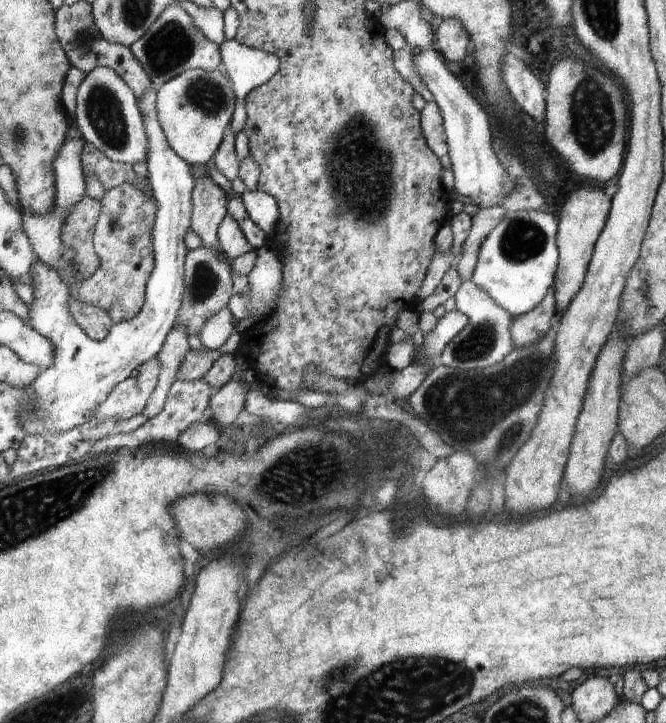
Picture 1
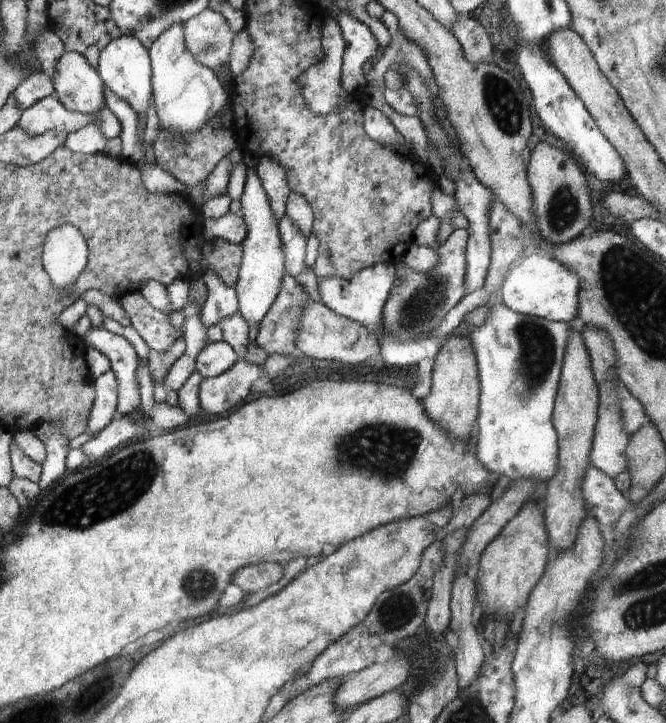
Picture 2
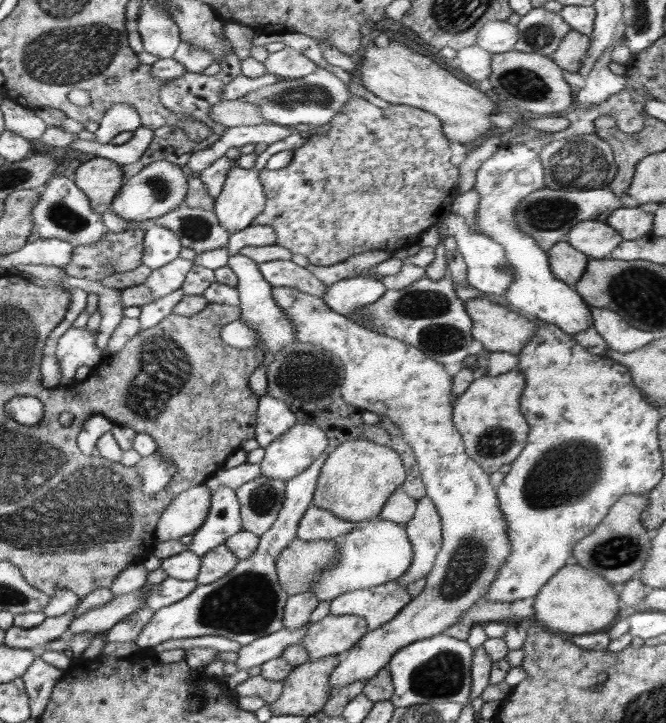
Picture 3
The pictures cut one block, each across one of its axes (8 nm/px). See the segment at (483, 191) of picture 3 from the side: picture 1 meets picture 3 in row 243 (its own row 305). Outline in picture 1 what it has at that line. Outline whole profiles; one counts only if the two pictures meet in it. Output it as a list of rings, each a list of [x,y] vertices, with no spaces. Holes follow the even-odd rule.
[[[506,211],[502,222],[488,233],[478,250],[472,282],[513,317],[534,310],[553,288],[559,263],[556,244],[558,217],[553,213]]]

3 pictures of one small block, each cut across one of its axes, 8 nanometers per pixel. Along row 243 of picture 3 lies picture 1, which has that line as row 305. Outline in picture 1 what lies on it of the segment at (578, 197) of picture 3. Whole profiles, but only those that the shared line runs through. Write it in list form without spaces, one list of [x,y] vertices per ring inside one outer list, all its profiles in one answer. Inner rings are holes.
[[[553,288],[546,294],[546,298],[530,312],[517,316],[510,324],[510,336],[514,340],[514,349],[528,348],[530,344],[536,344],[552,328],[552,318],[556,316],[556,300],[554,300]]]

